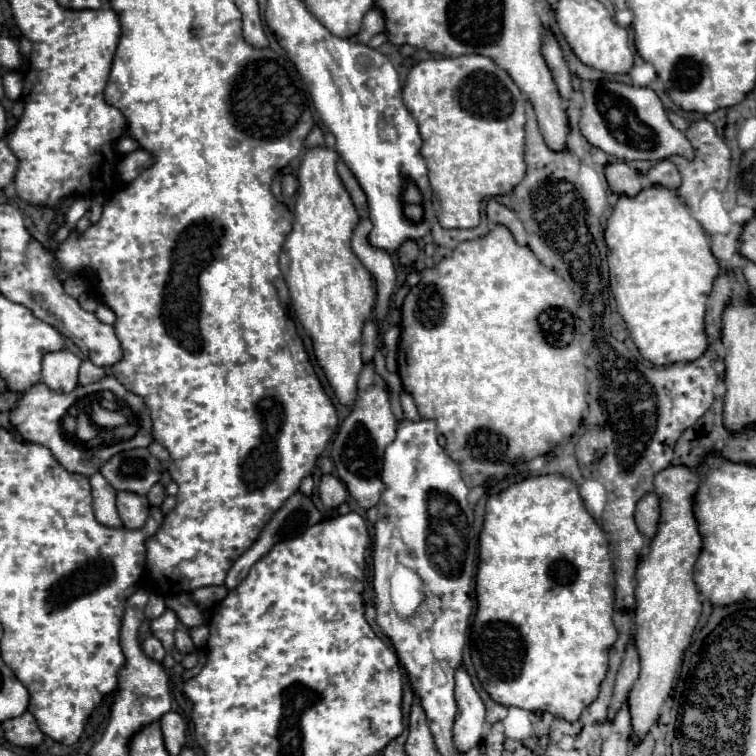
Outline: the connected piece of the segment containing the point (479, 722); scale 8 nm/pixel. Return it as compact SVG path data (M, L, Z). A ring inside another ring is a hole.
M464 668L456 670L456 706L458 714L454 722L454 746L458 752L466 754L468 750L480 746L484 738L486 710Z

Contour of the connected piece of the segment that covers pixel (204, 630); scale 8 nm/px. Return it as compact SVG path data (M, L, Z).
M203 625L198 628L187 629L187 632L190 634L197 649L206 646L210 634L208 626Z

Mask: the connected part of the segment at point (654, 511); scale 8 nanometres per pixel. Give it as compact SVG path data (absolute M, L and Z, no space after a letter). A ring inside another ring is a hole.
M650 492L636 506L636 524L648 542L654 538L654 534L658 530L658 522L660 522L658 498L654 492Z

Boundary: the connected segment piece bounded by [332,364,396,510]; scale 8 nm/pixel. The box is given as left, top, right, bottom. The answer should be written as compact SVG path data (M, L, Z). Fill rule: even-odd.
M372 364L362 368L362 374L358 378L356 402L352 406L350 416L342 422L338 436L332 444L332 460L336 464L338 476L346 484L358 506L364 510L376 506L380 494L386 490L386 484L380 478L382 460L384 460L384 450L394 442L396 436L396 420L390 412L390 400L384 386L386 382L374 372Z

